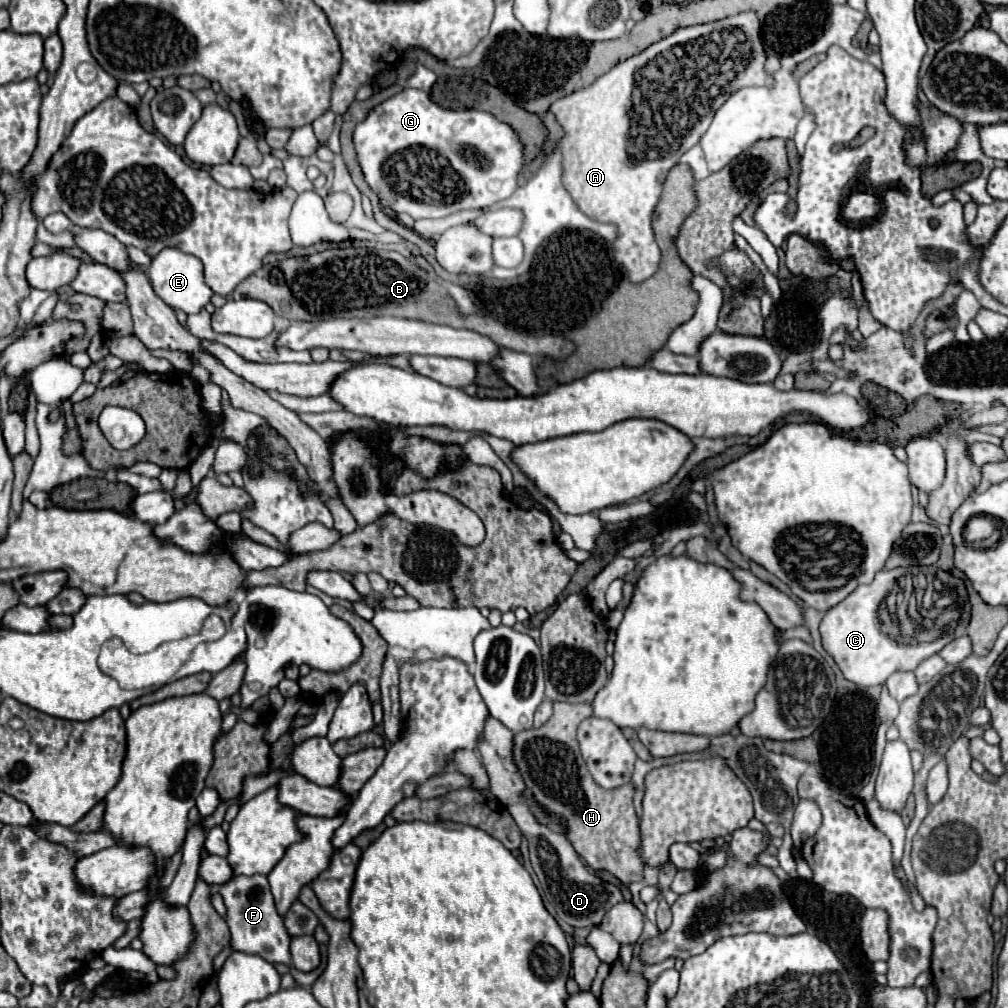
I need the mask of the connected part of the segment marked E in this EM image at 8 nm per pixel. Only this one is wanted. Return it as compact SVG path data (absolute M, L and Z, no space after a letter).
M164 248L150 264L148 276L152 282L152 288L158 298L162 298L170 308L182 310L188 316L198 314L212 298L212 290L204 284L204 272L202 272L202 262L196 256L184 254L178 248Z

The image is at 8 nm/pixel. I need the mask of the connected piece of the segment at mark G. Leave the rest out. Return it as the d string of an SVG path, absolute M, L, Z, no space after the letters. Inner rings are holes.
M406 88L376 106L364 122L354 128L356 160L362 168L364 180L394 212L406 212L414 220L446 218L460 210L488 208L506 200L516 190L516 178L522 170L522 144L514 130L480 110L448 110L436 106L426 92Z

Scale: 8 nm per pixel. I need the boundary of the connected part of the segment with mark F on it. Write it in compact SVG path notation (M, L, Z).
M256 874L256 876L238 876L230 880L228 884L220 886L220 894L226 904L226 922L232 932L232 948L248 954L258 954L264 960L276 964L286 964L290 966L290 936L284 928L282 916L276 910L268 876Z

